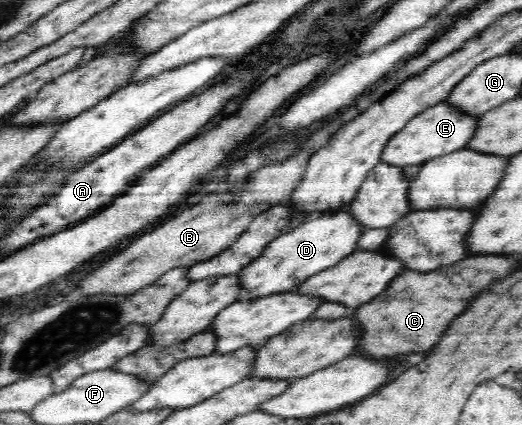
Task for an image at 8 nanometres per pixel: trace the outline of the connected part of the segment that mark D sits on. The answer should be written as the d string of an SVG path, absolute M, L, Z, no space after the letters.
M347 209L335 210L335 213L315 213L295 229L279 234L275 241L268 243L259 257L238 271L236 277L241 297L258 299L275 293L295 292L300 282L311 277L311 274L334 266L357 251L356 246L363 231L365 228L352 219Z

